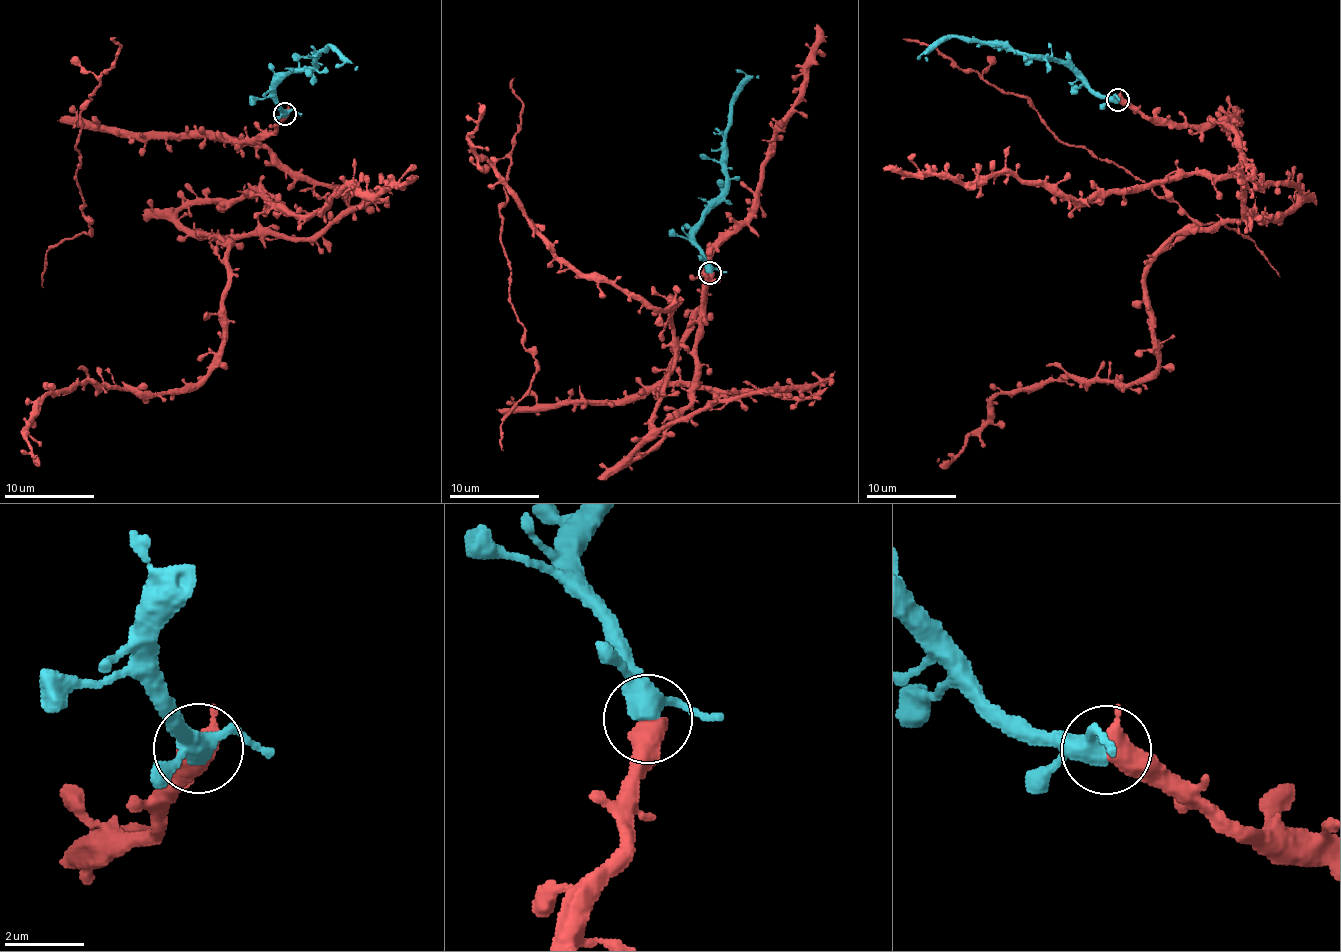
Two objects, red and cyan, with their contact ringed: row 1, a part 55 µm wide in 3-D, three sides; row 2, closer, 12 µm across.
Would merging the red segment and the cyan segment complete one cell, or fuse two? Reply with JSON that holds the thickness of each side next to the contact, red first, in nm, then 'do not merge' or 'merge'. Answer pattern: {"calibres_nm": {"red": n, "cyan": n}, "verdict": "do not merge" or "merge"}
{"calibres_nm": {"red": 650, "cyan": 440}, "verdict": "merge"}

